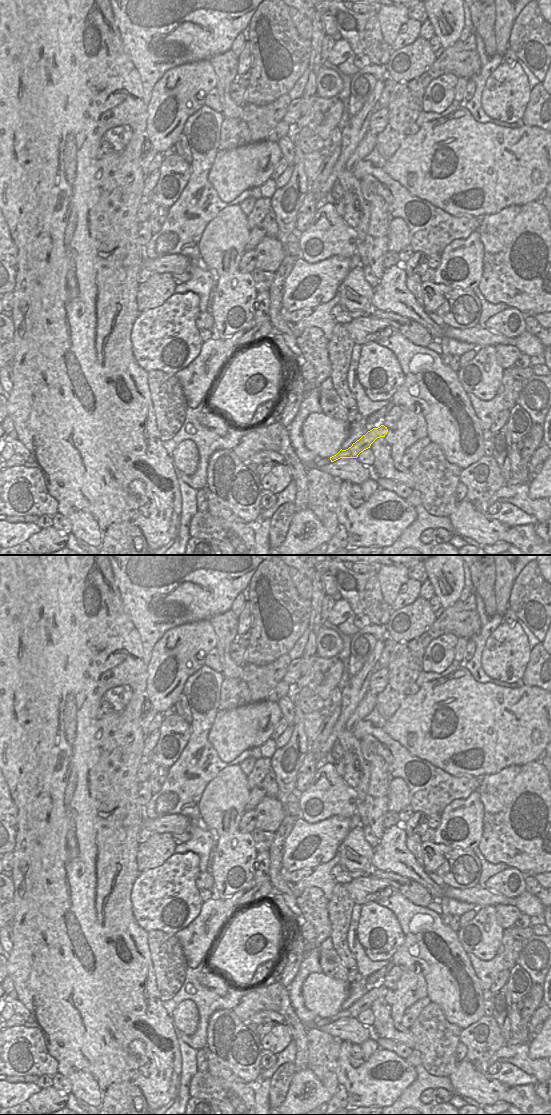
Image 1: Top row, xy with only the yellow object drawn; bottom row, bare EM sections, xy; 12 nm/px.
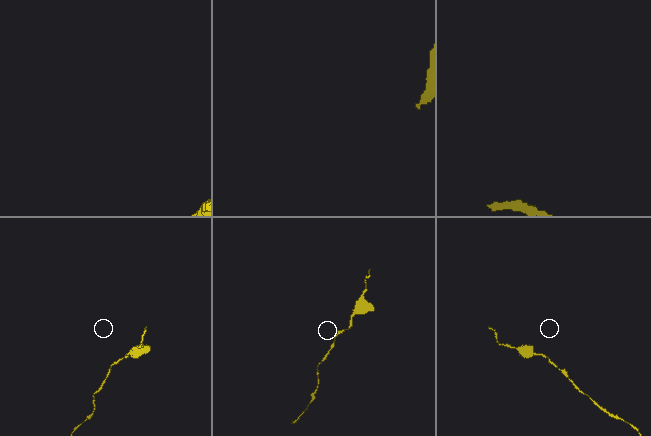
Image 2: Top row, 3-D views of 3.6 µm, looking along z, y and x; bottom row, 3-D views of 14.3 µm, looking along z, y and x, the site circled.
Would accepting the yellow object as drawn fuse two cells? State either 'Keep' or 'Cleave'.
Keep

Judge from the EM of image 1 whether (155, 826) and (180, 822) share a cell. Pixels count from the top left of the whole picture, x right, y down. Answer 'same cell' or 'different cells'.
same cell

